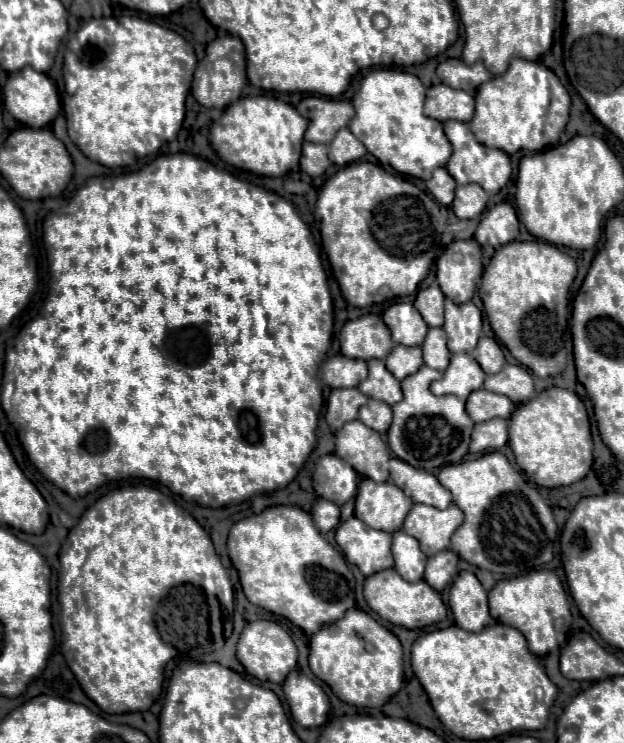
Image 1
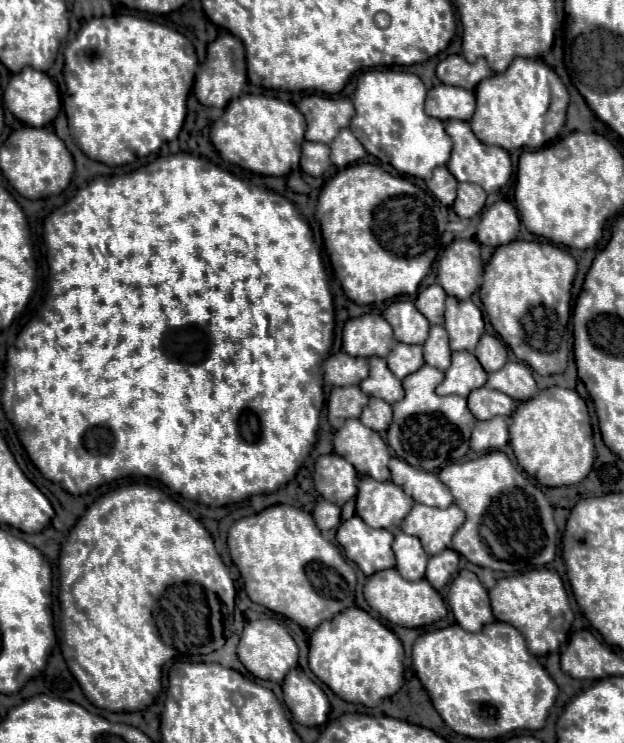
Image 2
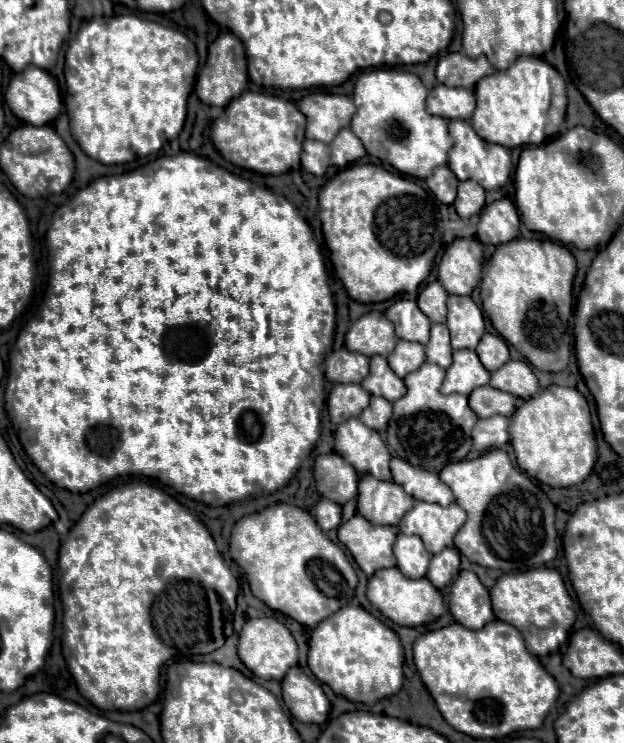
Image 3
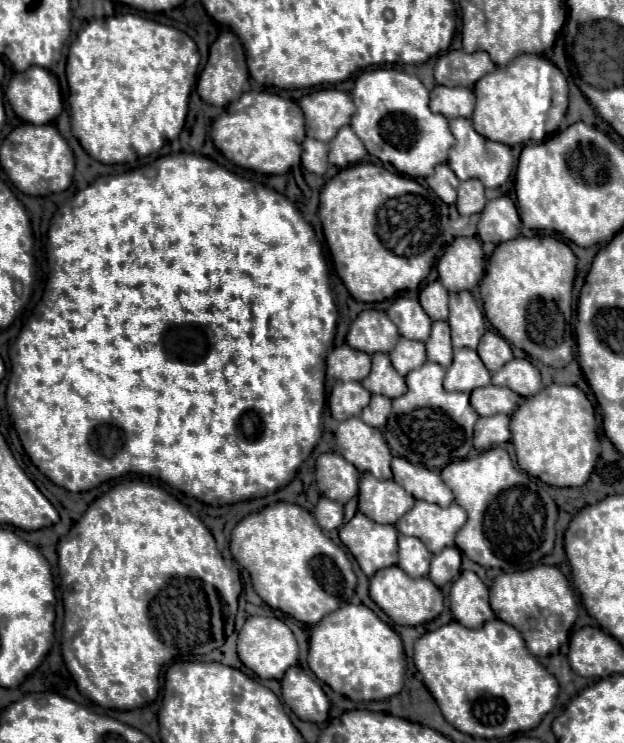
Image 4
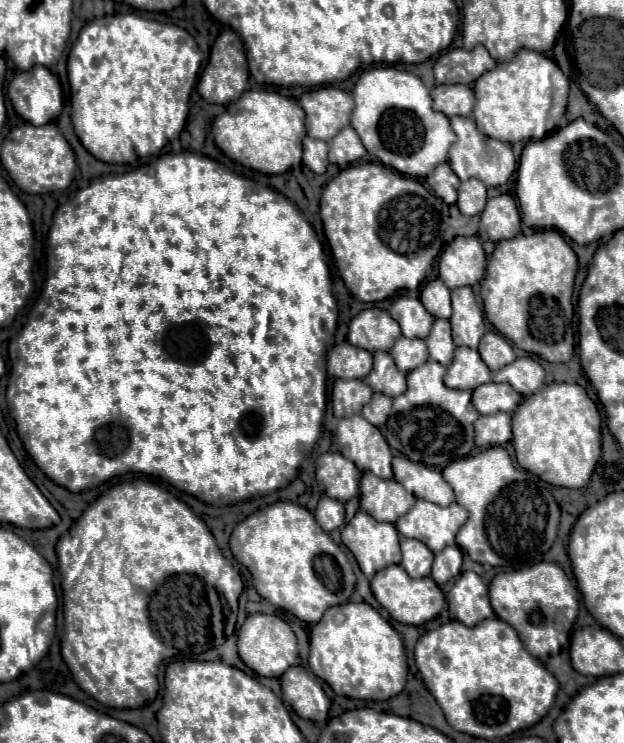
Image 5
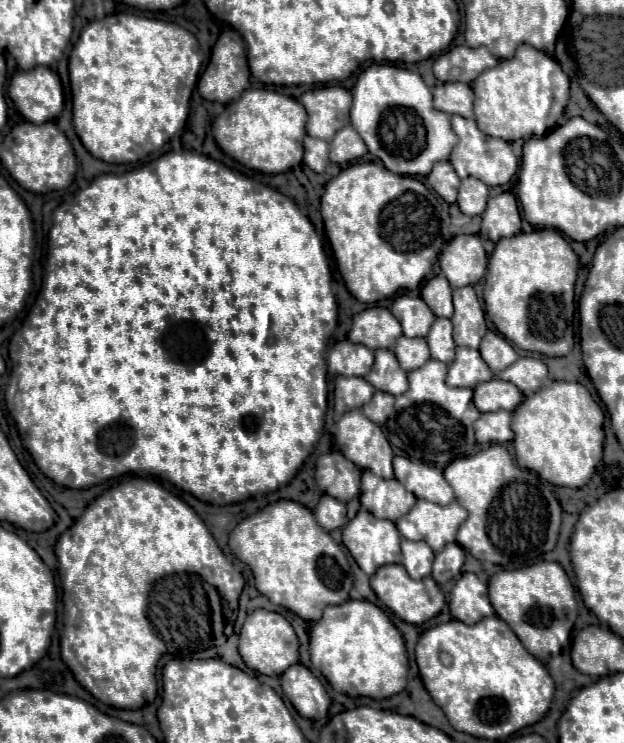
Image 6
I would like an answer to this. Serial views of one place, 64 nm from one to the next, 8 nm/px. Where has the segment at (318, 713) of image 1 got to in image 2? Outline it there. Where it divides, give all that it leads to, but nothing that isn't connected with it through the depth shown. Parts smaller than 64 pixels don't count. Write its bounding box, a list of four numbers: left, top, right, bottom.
[281,668,330,726]

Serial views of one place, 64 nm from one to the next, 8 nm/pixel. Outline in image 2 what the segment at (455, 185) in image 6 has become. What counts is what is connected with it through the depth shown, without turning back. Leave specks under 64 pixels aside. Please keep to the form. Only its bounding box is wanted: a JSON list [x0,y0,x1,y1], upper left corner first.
[426,166,458,206]

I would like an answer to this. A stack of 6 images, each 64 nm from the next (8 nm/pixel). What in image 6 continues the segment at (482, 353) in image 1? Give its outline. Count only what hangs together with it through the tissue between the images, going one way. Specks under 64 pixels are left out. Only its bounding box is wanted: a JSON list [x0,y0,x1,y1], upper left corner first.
[480,330,518,372]

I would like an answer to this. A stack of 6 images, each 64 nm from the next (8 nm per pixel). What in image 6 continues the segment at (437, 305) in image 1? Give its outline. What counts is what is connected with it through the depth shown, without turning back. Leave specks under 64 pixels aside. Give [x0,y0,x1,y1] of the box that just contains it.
[422,276,454,318]

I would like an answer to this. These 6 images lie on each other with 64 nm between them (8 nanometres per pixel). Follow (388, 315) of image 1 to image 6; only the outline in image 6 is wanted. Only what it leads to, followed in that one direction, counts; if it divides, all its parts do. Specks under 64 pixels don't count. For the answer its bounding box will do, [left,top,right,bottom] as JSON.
[390,296,436,338]

